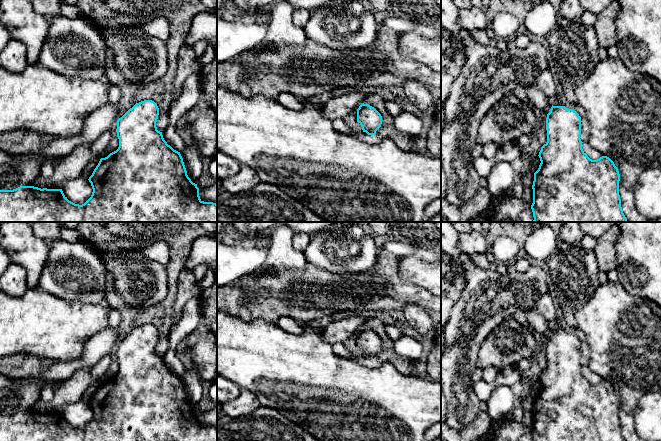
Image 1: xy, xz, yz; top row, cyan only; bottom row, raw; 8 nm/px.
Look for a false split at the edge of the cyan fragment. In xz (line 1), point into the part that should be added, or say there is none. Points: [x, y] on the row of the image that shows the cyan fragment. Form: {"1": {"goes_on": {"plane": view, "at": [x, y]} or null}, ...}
{"1": {"goes_on": null}}

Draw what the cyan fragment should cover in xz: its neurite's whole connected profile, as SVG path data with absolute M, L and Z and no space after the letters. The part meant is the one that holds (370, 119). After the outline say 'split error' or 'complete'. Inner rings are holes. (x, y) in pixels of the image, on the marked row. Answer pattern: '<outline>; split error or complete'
M363 103L357 109L357 122L362 126L363 132L372 136L381 127L382 116L374 107Z; complete

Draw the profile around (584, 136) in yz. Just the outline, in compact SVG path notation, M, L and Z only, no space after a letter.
M550 53L547 54L547 61L548 61L548 69L552 73L553 80L556 85L556 93L554 97L552 98L553 106L565 106L568 109L573 109L579 114L579 116L581 117L581 121L582 121L580 139L582 142L588 142L590 129L589 129L589 121L588 121L585 109L579 104L573 104L565 97L563 93L563 87L557 75L557 70L554 64L554 60Z

